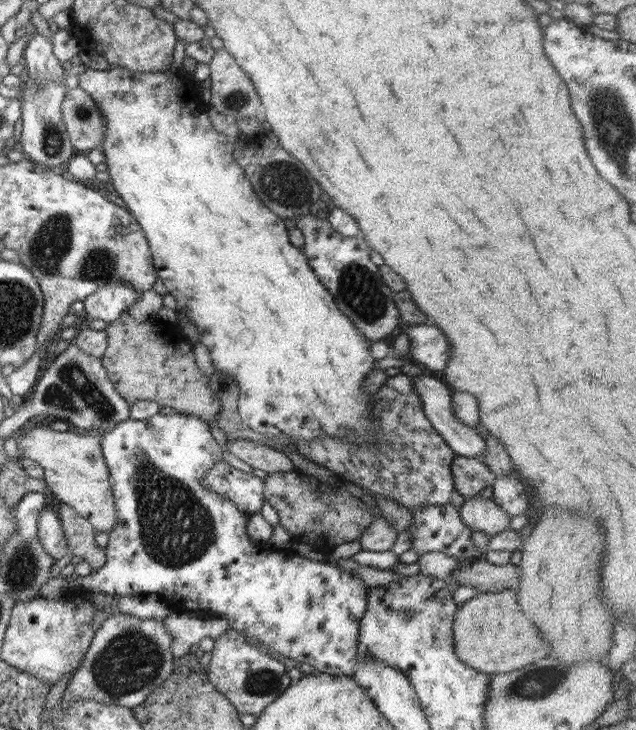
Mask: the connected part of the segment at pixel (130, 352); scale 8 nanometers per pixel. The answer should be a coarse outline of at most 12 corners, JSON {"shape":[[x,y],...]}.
{"shape":[[129,308],[104,330],[108,378],[213,423],[221,402],[178,324]]}

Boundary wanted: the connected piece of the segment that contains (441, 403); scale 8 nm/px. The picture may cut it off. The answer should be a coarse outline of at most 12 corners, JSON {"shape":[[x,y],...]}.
{"shape":[[413,377],[426,418],[457,455],[482,460],[485,440],[454,416],[452,389]]}

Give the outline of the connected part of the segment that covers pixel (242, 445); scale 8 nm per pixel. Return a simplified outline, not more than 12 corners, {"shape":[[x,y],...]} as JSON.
{"shape":[[248,439],[224,444],[253,470],[295,471],[290,458],[269,445]]}

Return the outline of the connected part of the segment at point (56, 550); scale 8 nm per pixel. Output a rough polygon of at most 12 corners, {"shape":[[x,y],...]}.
{"shape":[[53,505],[40,511],[37,537],[53,560],[71,552]]}

